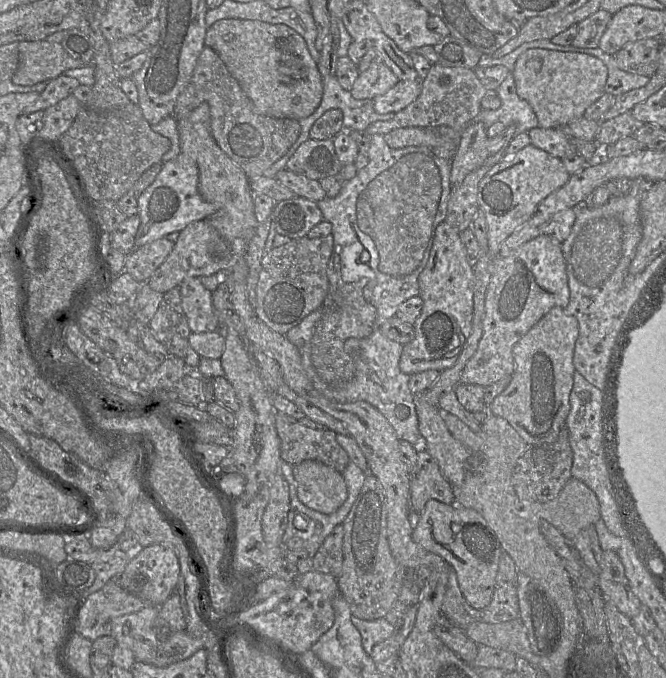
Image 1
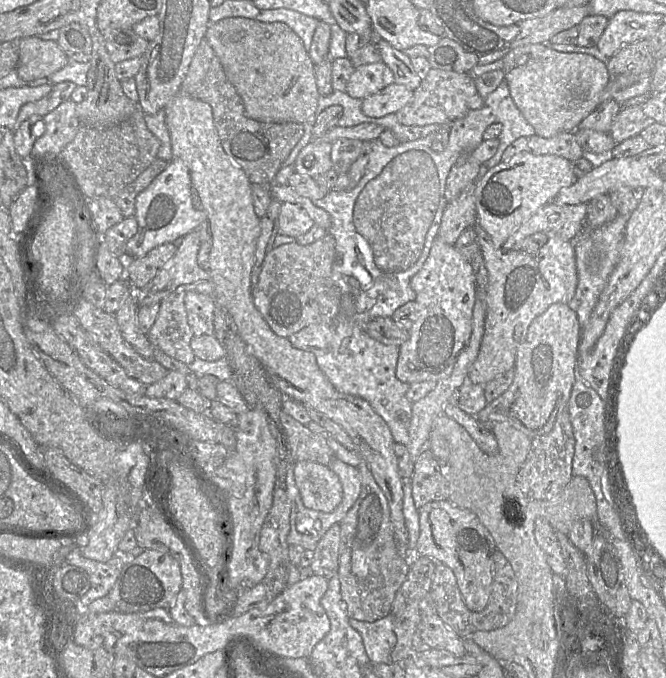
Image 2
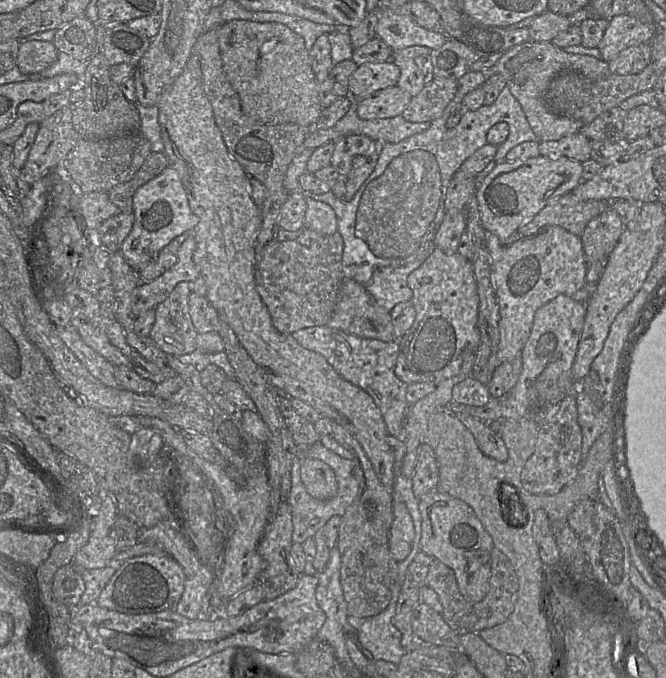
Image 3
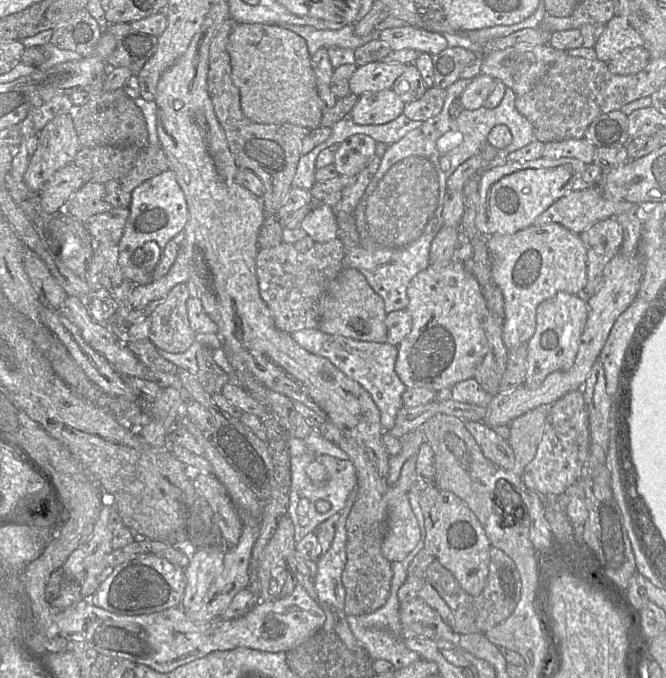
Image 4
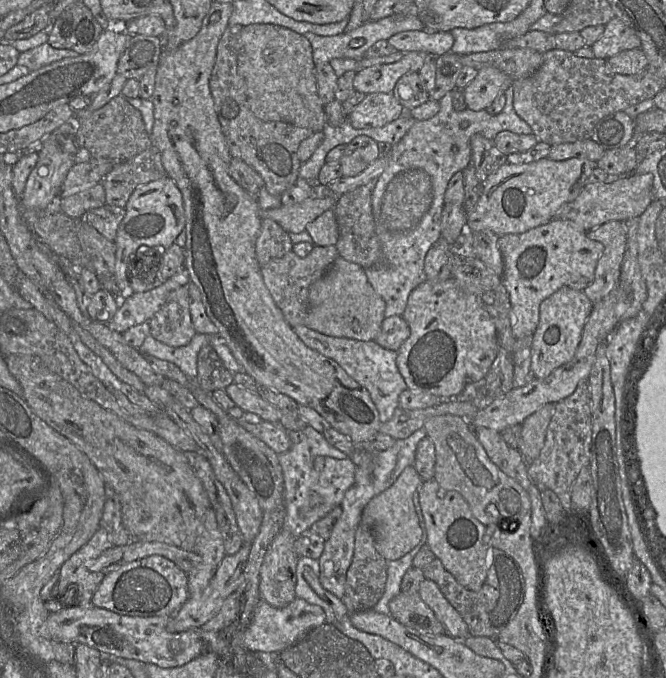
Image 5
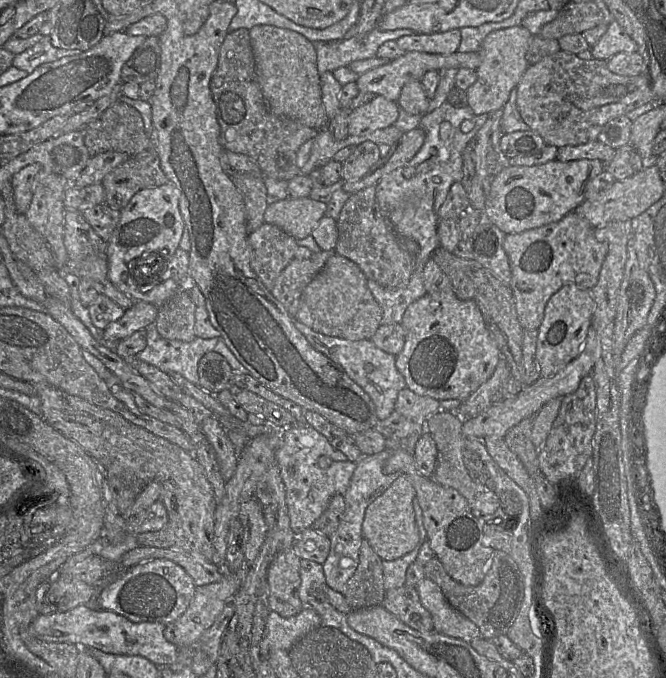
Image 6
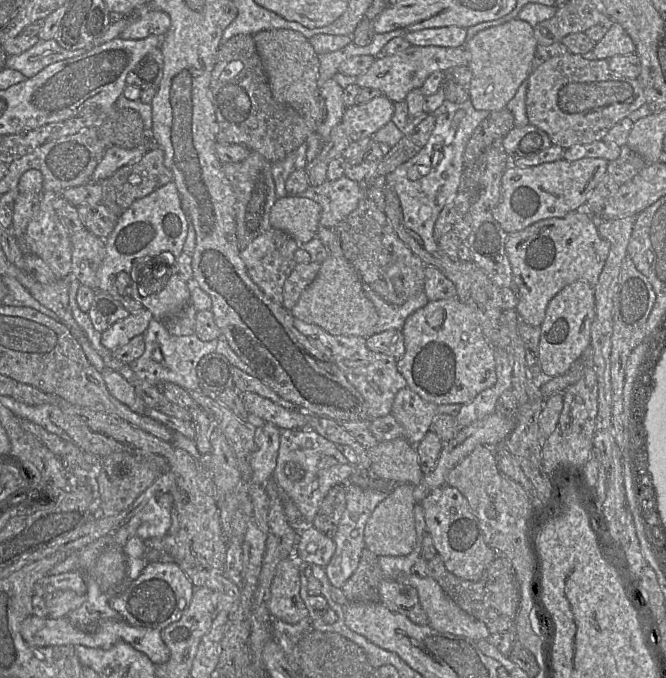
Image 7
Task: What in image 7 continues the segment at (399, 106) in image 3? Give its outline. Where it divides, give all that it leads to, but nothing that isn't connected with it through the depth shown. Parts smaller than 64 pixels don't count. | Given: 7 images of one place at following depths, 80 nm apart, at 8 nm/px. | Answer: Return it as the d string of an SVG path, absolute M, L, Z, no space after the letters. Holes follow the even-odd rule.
M381 95L371 101L346 108L341 125L350 142L371 138L391 121L394 103Z

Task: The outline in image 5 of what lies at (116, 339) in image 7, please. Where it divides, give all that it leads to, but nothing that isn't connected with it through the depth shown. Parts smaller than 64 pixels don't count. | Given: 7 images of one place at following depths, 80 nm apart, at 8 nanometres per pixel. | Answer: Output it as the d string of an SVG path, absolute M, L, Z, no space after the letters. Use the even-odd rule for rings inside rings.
M183 266L162 285L148 291L128 294L120 299L118 311L108 327L113 331L124 333L135 325L149 322L169 294L189 284L190 281L188 270Z

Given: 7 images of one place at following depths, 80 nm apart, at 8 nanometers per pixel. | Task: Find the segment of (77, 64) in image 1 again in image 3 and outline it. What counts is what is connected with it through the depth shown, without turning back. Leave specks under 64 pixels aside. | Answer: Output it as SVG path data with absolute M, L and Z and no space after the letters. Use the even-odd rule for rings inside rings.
M20 40L17 67L23 74L34 74L48 68L58 59L53 42Z

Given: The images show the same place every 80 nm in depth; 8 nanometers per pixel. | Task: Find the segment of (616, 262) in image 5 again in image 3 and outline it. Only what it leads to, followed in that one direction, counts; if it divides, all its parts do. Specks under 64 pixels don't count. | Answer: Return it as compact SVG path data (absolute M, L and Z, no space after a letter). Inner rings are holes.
M611 206L587 224L584 232L580 237L584 247L587 270L588 265L593 262L605 263L606 266L608 257L610 256L614 247L617 245L623 230L624 225L621 217Z

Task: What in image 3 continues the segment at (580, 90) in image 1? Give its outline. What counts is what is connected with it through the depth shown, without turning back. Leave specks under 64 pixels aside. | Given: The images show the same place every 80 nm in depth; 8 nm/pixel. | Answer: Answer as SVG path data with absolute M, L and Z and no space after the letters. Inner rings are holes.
M527 41L513 46L494 65L495 73L500 74L514 97L519 101L538 141L559 140L580 131L580 122L551 113L545 106L543 96L552 80L560 72L572 70L591 79L602 79L611 74L608 62L590 55L566 52L550 42Z

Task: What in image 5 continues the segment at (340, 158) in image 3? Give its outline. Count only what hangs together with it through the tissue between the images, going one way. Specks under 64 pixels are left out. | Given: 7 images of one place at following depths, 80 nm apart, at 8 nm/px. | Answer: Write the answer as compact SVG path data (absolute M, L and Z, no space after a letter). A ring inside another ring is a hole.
M357 136L347 144L339 161L342 177L357 176L378 159L377 145L376 141L367 136Z

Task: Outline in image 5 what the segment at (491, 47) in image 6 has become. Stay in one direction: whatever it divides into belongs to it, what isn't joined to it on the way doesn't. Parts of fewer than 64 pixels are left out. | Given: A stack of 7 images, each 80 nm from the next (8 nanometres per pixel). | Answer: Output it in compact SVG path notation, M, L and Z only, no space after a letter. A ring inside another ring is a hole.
M484 67L463 90L465 103L472 111L486 110L494 100L512 86L513 80L502 70Z

